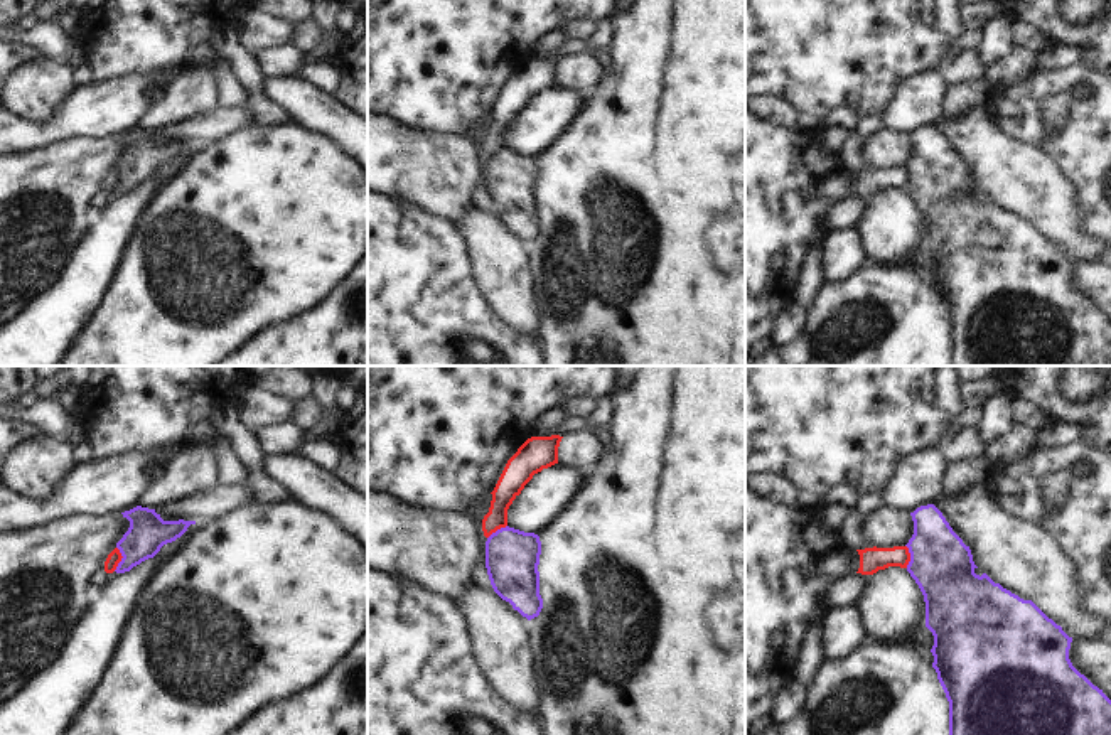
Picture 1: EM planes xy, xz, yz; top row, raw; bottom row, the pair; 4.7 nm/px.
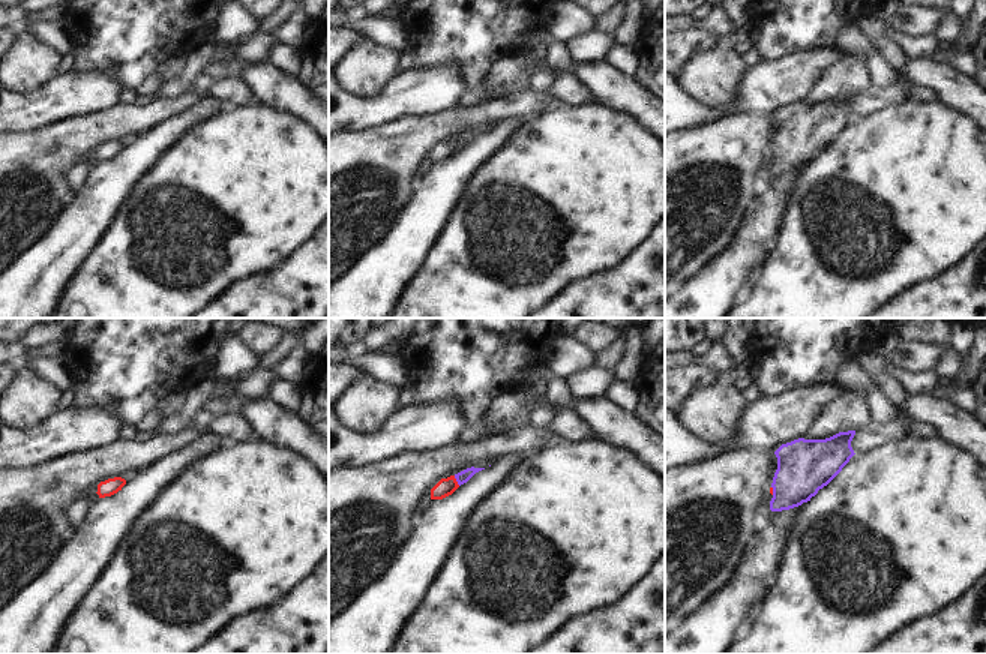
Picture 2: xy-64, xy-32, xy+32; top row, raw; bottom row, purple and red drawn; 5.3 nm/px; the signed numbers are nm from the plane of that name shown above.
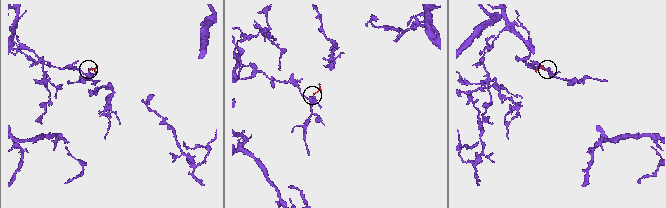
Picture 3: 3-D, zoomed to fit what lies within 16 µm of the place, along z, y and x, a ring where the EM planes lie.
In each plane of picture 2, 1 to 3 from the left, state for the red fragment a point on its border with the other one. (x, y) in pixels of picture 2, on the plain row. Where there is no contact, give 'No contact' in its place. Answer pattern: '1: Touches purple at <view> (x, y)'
1: No contact
2: Touches purple at xy-32 (456, 144)
3: Touches purple at xy+32 (773, 155).

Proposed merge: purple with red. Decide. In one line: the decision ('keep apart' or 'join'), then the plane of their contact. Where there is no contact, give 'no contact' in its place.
keep apart; meets purple in xy

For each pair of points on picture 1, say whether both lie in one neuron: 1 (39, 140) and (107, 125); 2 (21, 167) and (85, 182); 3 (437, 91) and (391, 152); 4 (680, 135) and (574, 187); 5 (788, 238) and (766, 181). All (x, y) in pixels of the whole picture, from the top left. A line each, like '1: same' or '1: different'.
1: same
2: same
3: different
4: same
5: same

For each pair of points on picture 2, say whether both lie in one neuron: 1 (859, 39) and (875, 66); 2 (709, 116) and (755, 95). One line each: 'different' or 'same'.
1: same
2: same

